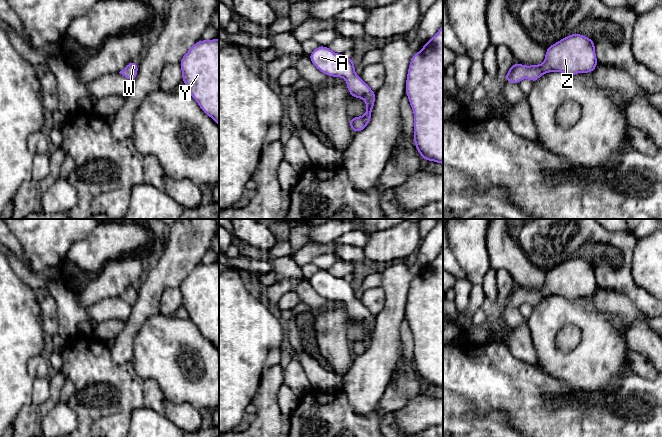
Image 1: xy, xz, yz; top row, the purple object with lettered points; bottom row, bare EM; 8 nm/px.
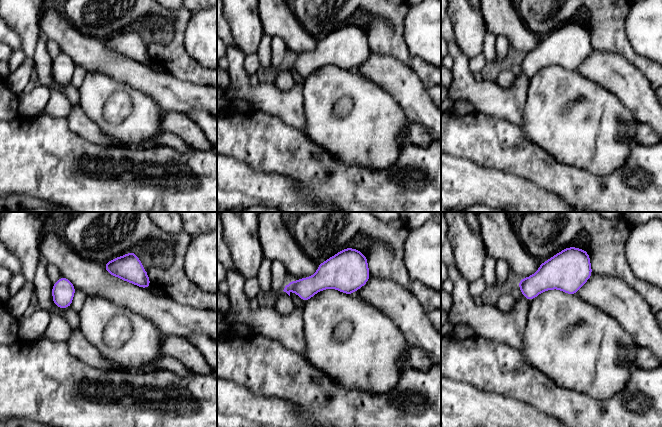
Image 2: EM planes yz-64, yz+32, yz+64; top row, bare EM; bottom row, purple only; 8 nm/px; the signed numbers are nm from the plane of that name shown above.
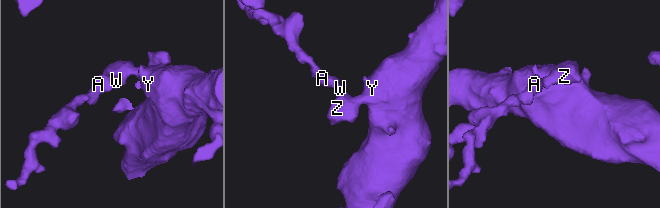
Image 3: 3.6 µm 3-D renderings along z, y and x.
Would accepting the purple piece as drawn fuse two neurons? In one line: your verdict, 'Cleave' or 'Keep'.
Keep

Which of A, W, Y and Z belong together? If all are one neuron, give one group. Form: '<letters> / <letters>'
A W Y Z

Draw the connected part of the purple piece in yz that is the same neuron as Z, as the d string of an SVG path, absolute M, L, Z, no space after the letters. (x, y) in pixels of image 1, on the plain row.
M572 257L546 272L545 283L541 289L524 290L515 286L503 304L519 309L522 303L527 302L534 307L548 296L562 296L573 301L577 297L592 297L595 295L597 288L594 264L582 258Z

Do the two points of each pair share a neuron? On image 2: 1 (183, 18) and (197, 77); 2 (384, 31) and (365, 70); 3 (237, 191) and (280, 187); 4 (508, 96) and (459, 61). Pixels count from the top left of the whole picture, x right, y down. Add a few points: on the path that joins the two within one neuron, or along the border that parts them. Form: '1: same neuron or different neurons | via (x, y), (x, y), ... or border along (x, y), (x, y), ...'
1: same neuron | via (179, 33), (179, 59), (182, 62)
2: different neurons | border along (371, 51), (377, 54), (389, 54), (396, 58)
3: same neuron | via (248, 188), (269, 188)
4: same neuron | via (493, 96), (483, 95), (464, 76)

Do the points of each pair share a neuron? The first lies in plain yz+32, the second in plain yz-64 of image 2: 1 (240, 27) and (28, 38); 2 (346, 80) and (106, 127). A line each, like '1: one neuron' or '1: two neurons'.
1: one neuron
2: one neuron

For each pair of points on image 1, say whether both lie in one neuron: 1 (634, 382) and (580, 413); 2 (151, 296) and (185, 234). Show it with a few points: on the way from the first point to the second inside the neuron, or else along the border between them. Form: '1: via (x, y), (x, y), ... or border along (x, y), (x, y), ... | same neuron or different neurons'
1: via (621, 396), (604, 413), (594, 413) | same neuron
2: via (157, 281), (177, 261), (185, 249) | same neuron

